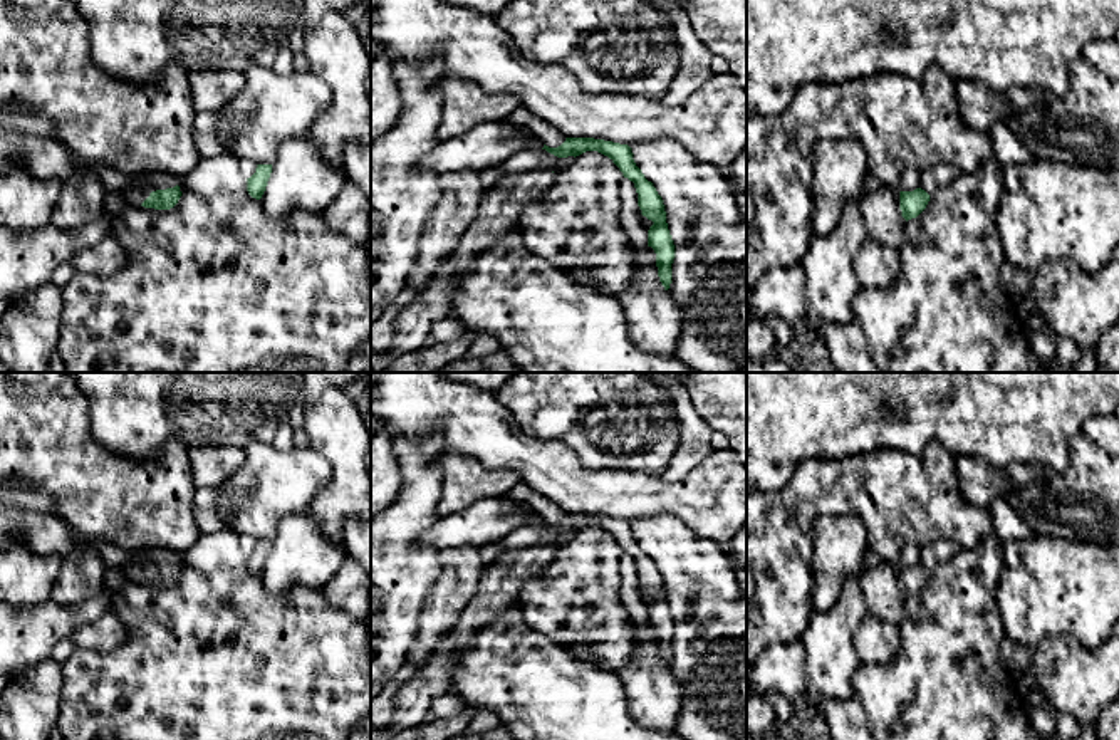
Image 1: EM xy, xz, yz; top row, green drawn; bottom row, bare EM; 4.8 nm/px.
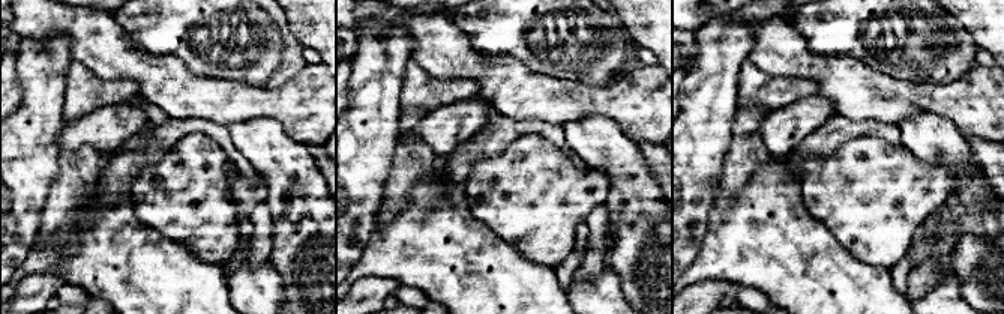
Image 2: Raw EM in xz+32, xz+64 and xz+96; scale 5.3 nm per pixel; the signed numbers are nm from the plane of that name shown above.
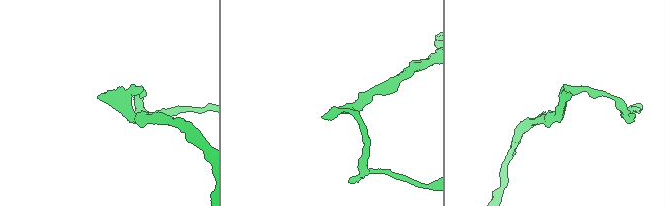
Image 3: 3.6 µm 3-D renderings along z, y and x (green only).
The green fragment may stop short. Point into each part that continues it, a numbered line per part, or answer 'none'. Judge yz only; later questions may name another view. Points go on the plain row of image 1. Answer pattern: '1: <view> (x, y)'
1: yz (938, 552)

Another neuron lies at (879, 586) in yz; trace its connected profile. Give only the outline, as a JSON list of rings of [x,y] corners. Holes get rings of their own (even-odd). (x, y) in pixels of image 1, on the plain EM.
[[[882,562],[874,569],[866,569],[859,582],[867,602],[867,614],[886,623],[899,624],[906,599],[899,586],[899,565]]]

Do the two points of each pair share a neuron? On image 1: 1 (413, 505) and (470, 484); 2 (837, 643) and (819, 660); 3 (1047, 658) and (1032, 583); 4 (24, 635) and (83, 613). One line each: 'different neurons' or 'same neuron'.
1: different neurons
2: same neuron
3: different neurons
4: same neuron

